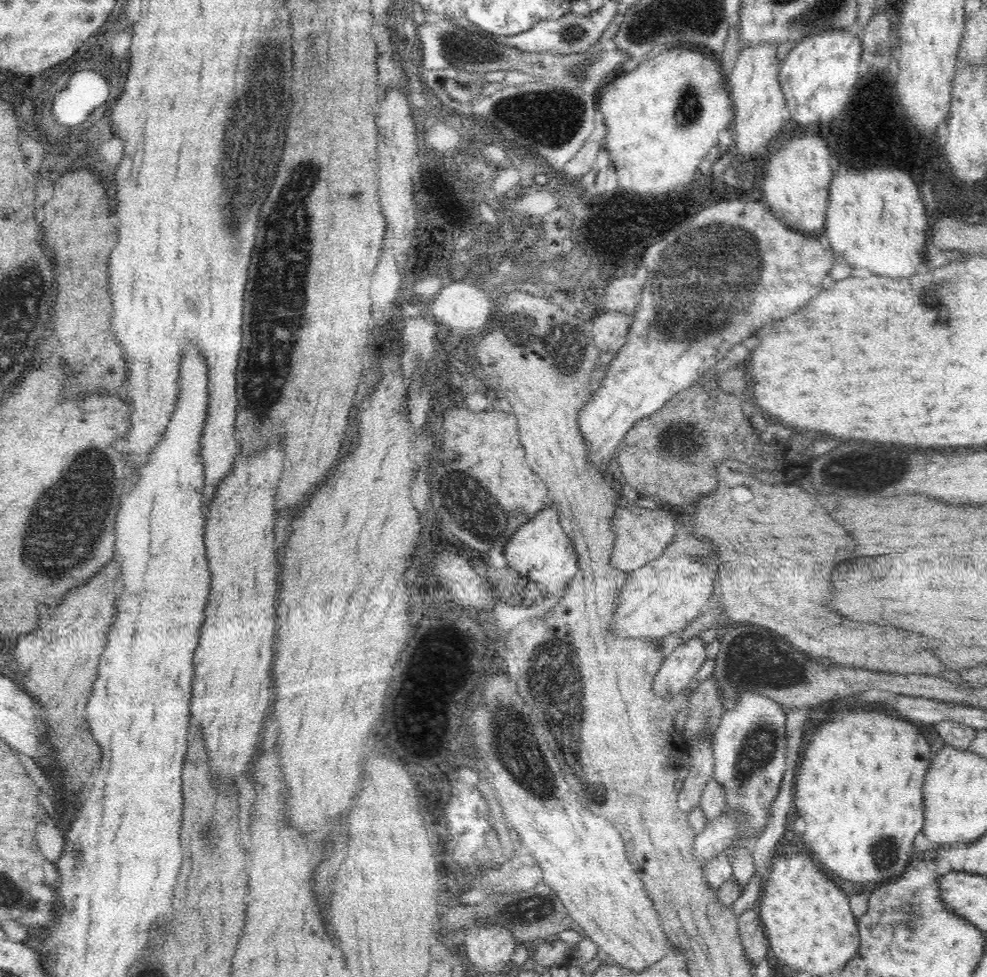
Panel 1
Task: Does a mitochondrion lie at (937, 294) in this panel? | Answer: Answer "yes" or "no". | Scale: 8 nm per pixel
yes

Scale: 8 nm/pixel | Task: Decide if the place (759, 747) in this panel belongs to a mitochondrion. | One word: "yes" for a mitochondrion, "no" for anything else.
yes

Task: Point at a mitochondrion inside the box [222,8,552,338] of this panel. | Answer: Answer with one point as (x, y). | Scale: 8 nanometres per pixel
(459, 47)

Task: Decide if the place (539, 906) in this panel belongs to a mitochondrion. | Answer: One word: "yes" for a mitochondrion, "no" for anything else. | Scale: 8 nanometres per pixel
yes

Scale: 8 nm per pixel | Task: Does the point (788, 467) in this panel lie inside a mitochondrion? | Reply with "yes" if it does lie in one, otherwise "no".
no

